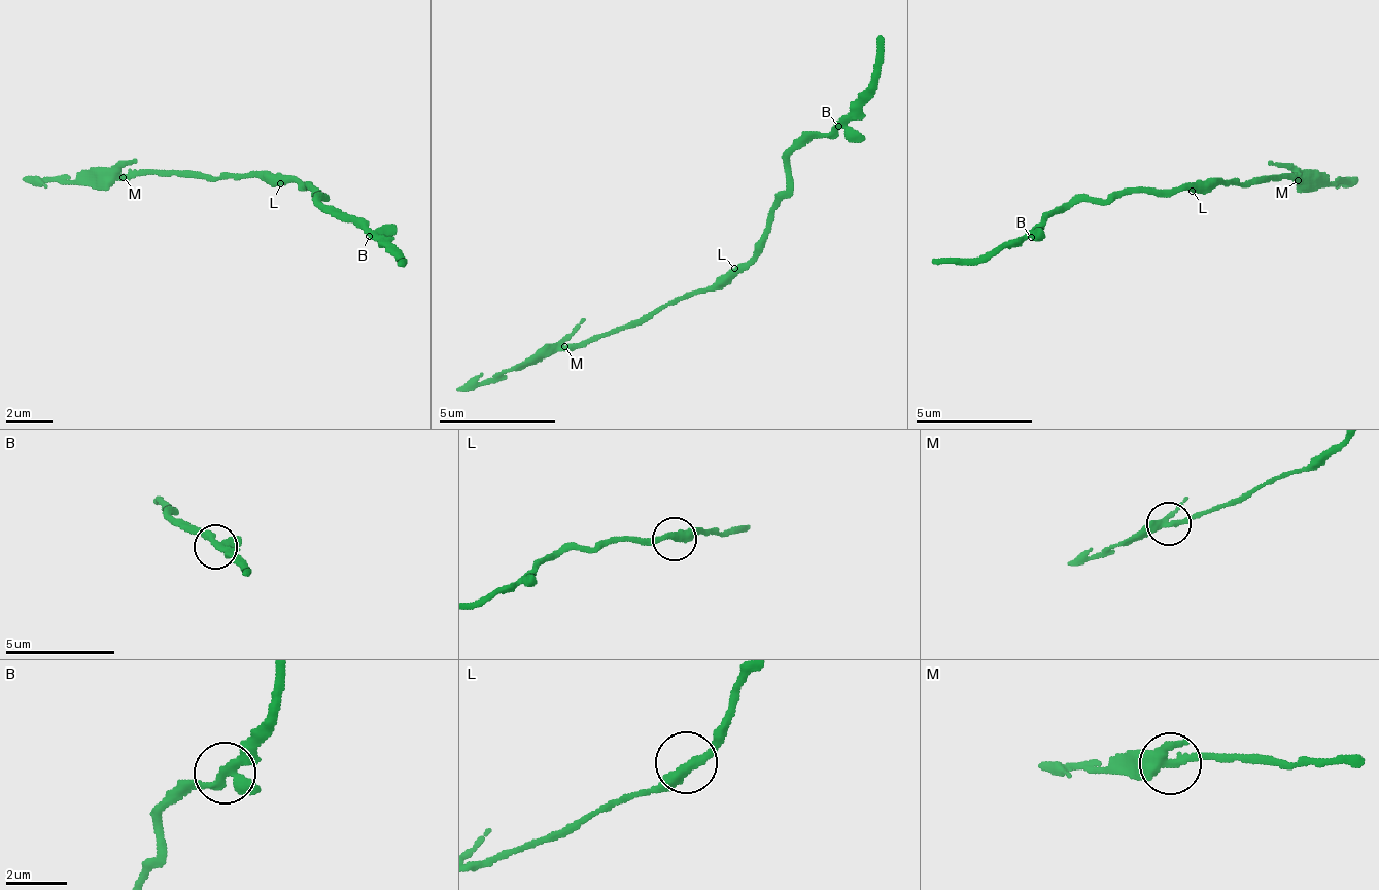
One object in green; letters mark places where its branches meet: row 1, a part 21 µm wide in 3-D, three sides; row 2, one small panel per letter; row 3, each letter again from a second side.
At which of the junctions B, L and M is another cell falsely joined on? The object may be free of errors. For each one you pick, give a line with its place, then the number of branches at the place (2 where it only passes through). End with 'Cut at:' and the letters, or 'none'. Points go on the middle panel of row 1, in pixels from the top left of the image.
M: (564, 346) | 3
Cut at: M

